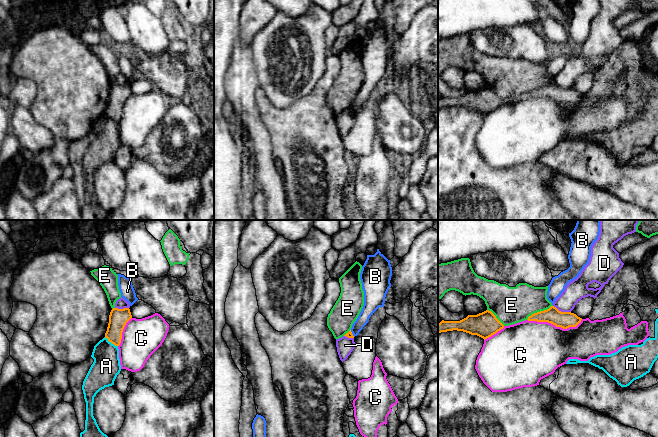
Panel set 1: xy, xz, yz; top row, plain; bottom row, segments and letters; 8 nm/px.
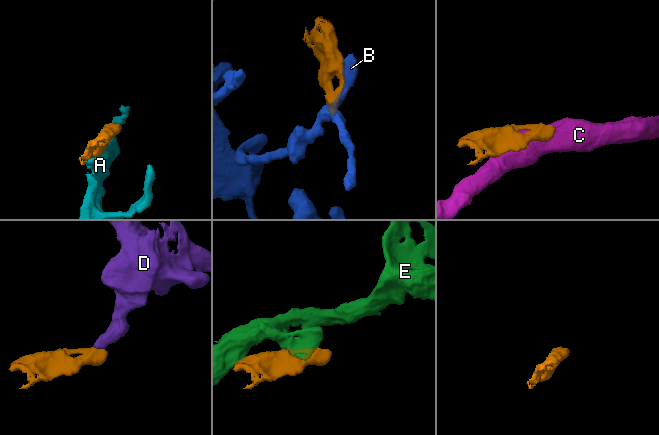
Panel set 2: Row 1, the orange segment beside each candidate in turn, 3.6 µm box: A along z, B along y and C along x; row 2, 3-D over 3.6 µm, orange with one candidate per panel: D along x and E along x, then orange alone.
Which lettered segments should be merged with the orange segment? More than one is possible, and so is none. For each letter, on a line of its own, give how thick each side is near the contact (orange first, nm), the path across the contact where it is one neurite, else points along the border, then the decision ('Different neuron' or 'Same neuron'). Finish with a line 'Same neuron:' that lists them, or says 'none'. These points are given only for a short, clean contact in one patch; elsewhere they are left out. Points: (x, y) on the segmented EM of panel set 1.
A: Thickness 150 nm (orange) against 220 nm. Boundary: xy (104, 337), (117, 346). Different neuron
B: Thickness 50 nm (orange) against 100 nm. Boundary: xz (350, 330), (354, 336). Different neuron
C: Thickness 130 nm (orange) against 440 nm. Different neuron
D: Thickness 130 nm (orange) against 160 nm. Boundary: yz (553, 305), (561, 311), (570, 312). Different neuron
E: Thickness 130 nm (orange) against 300 nm. Different neuron
Same neuron: none

